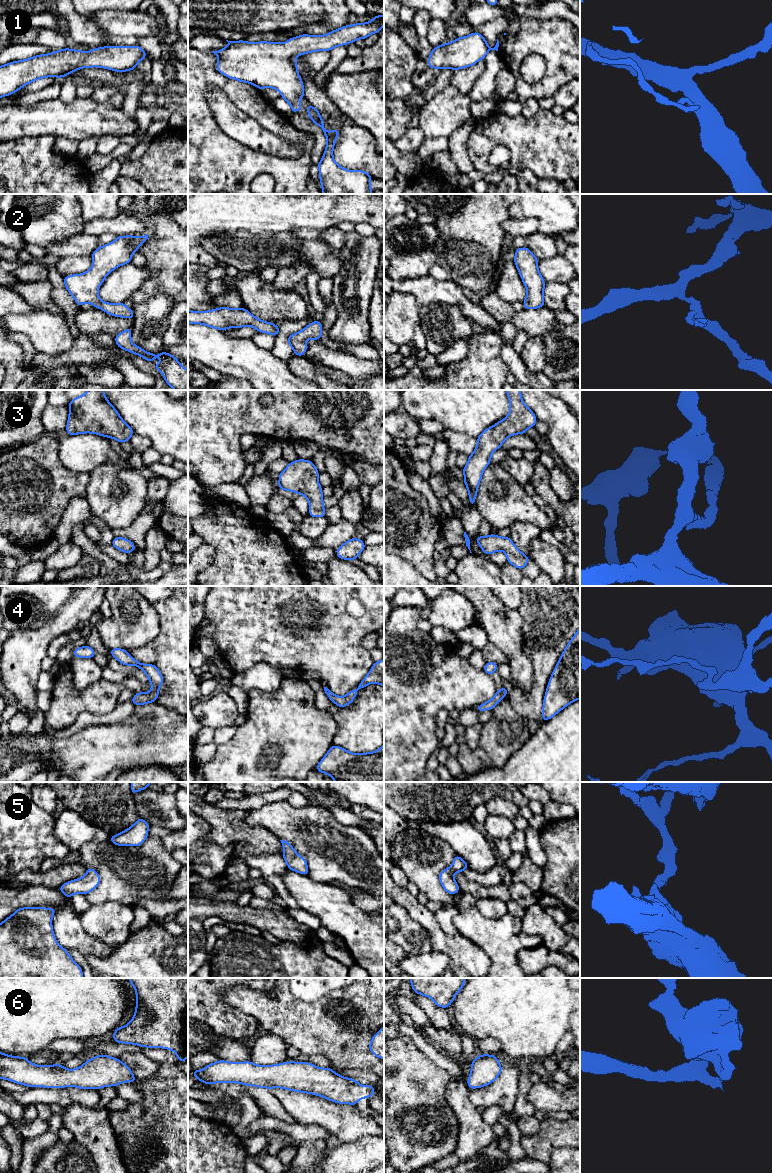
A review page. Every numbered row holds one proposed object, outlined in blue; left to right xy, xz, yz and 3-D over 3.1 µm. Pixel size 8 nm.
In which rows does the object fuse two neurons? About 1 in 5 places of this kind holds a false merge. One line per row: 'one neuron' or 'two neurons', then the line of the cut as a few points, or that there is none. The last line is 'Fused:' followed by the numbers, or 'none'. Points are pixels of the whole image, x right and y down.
1: one neuron; no cut
2: one neuron; no cut
3: one neuron; no cut
4: one neuron; no cut
5: one neuron; no cut
6: one neuron; no cut
Fused: none

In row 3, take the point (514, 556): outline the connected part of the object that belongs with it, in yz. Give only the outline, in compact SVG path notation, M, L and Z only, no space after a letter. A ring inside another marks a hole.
M489 534L482 537L478 535L476 541L485 554L491 555L499 550L506 554L507 562L522 570L529 562L530 557L524 555L512 542L510 537L500 537Z

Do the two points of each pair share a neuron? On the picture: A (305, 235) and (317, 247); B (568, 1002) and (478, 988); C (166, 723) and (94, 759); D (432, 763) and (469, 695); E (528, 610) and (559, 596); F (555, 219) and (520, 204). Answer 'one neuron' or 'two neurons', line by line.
A: two neurons
B: one neuron
C: one neuron
D: two neurons
E: one neuron
F: one neuron

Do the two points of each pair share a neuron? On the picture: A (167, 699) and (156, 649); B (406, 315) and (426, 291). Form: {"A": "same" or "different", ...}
{"A": "same", "B": "different"}

